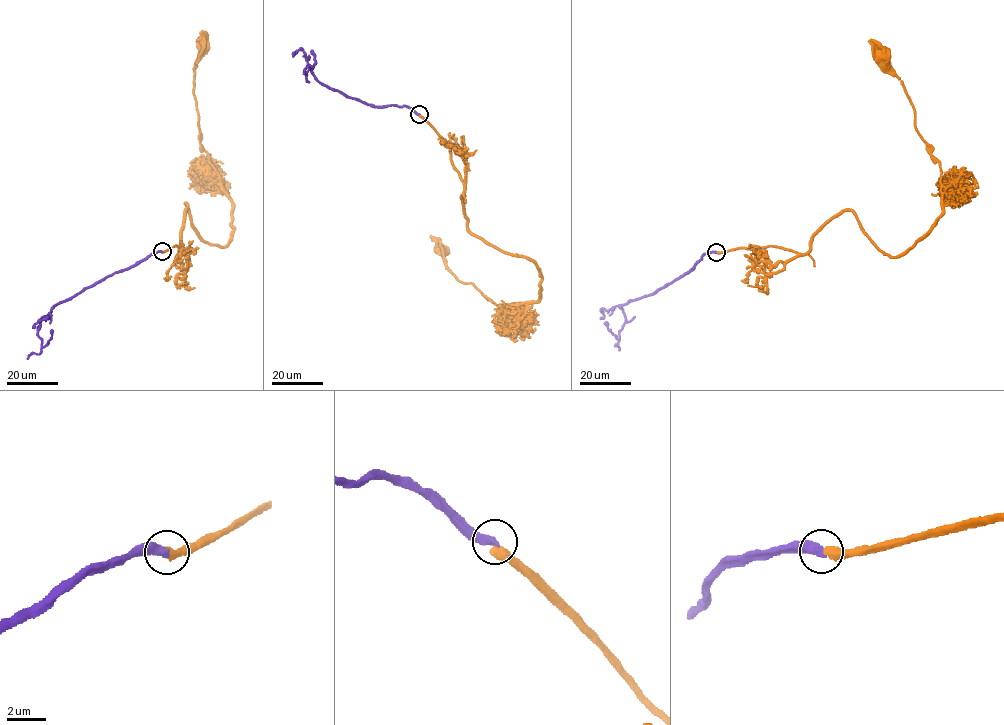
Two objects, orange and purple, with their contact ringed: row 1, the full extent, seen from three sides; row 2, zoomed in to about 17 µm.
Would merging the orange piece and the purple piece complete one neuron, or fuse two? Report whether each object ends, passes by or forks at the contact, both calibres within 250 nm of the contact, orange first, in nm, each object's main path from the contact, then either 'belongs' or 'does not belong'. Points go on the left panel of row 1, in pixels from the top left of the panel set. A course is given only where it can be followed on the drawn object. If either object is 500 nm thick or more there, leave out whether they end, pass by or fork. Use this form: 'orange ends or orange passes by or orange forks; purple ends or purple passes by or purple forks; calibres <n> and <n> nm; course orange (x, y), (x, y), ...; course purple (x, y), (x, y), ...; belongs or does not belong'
orange ends; purple ends; calibres 480 and 400 nm; course orange (162, 252), (183, 248), (185, 203), (210, 244), (225, 246), (234, 229), (200, 141), (202, 45); course purple (162, 252), (84, 287), (53, 306), (41, 318), (38, 336), (43, 346), (48, 343), (51, 330); does not belong

